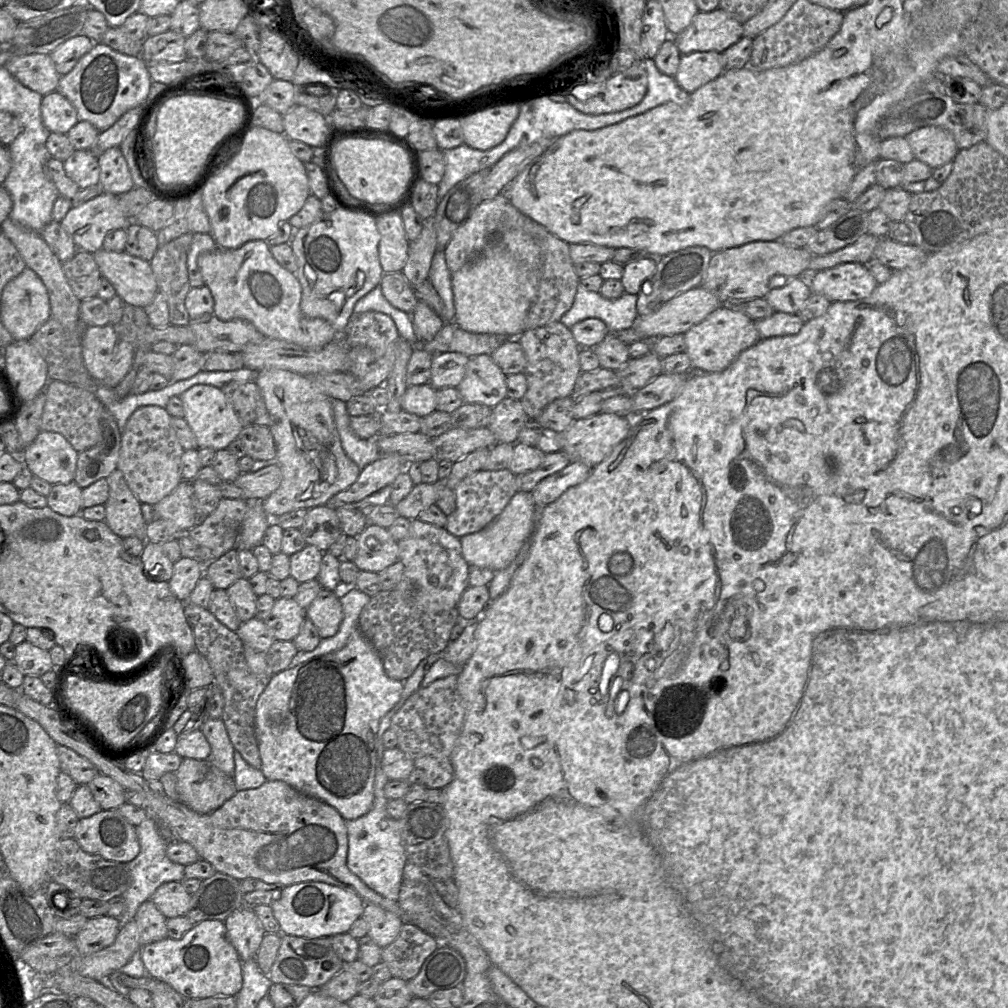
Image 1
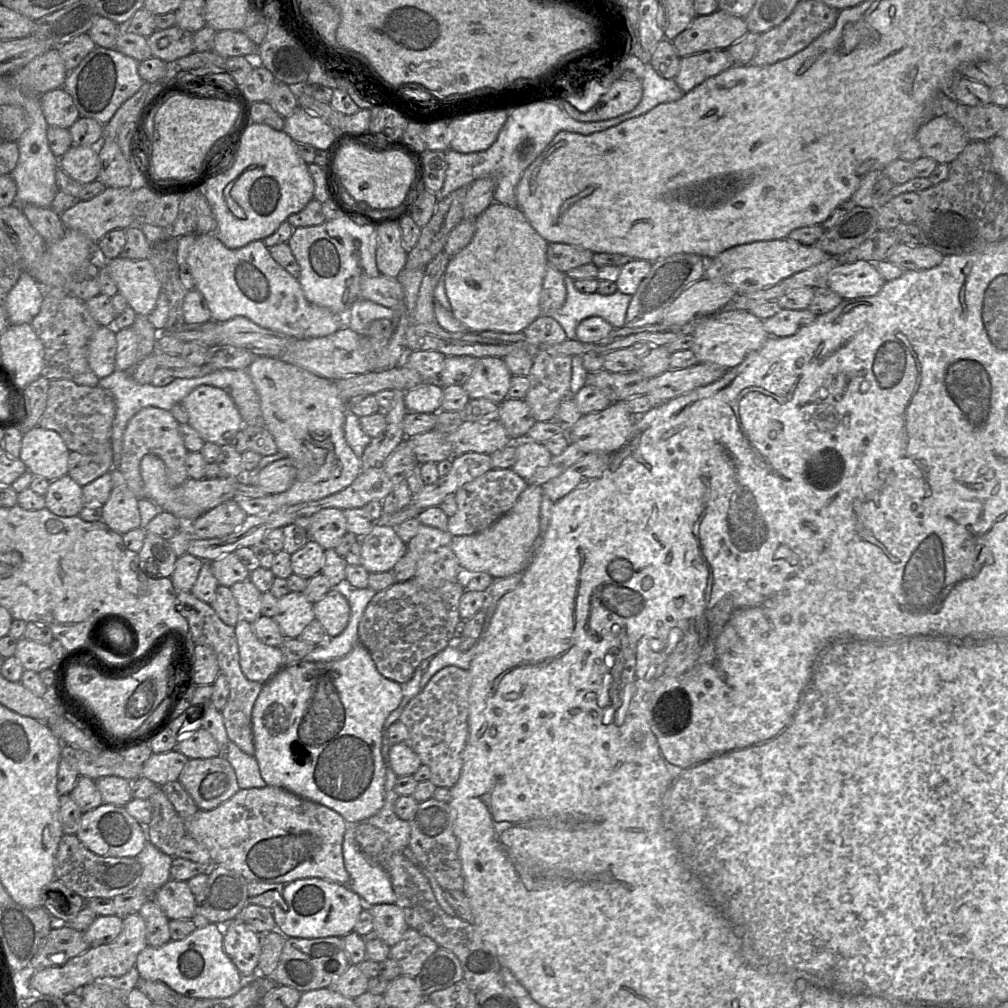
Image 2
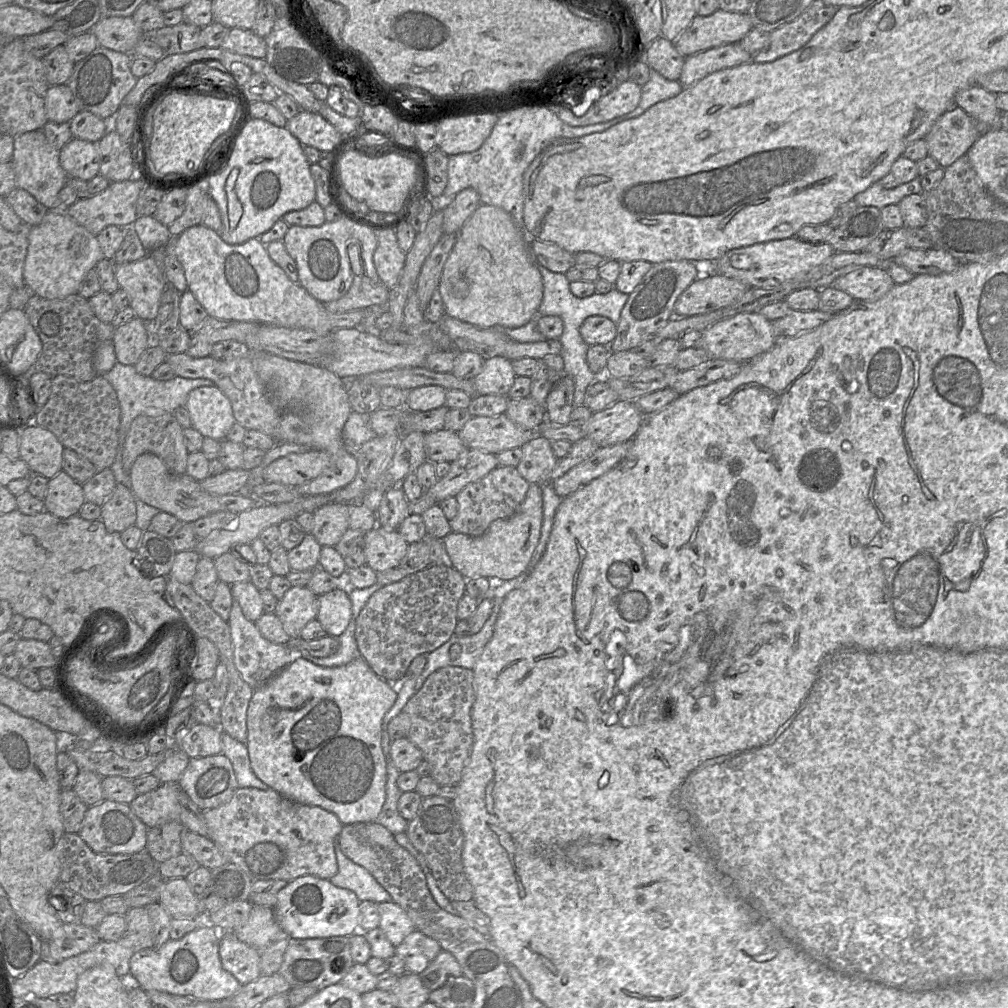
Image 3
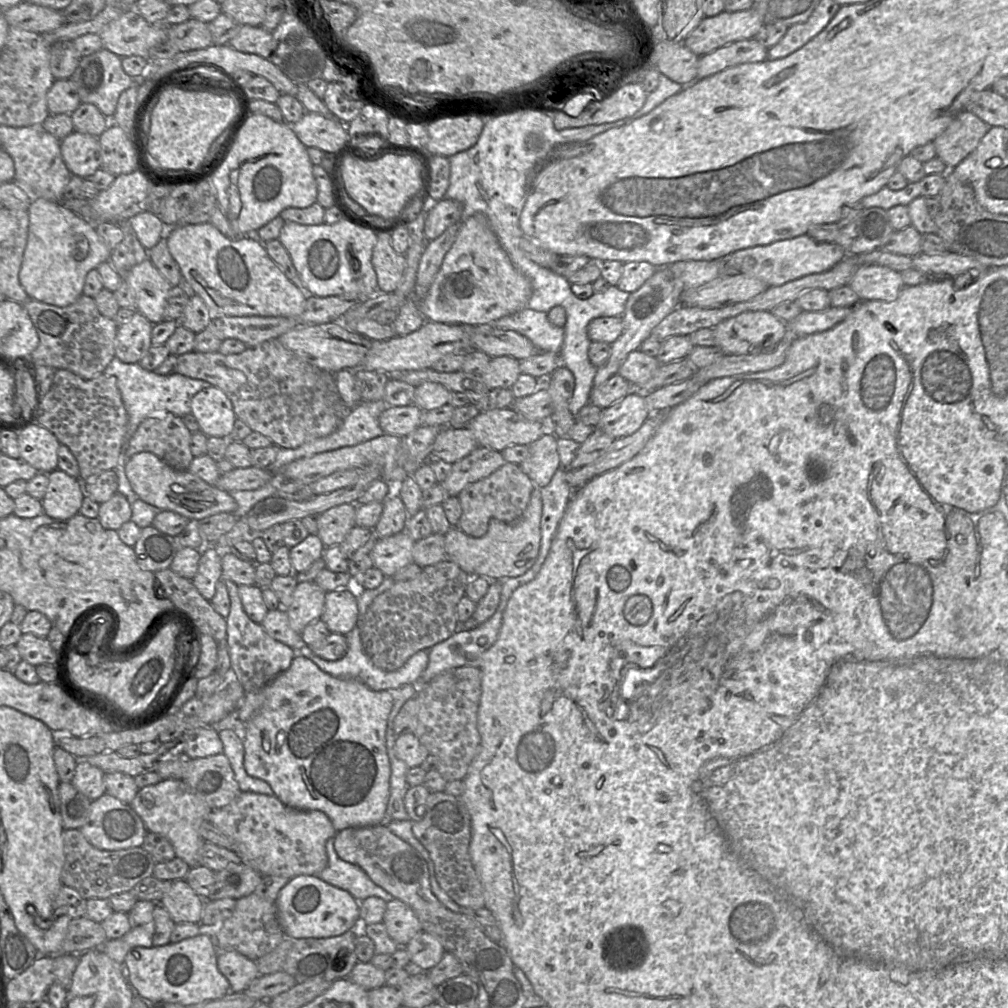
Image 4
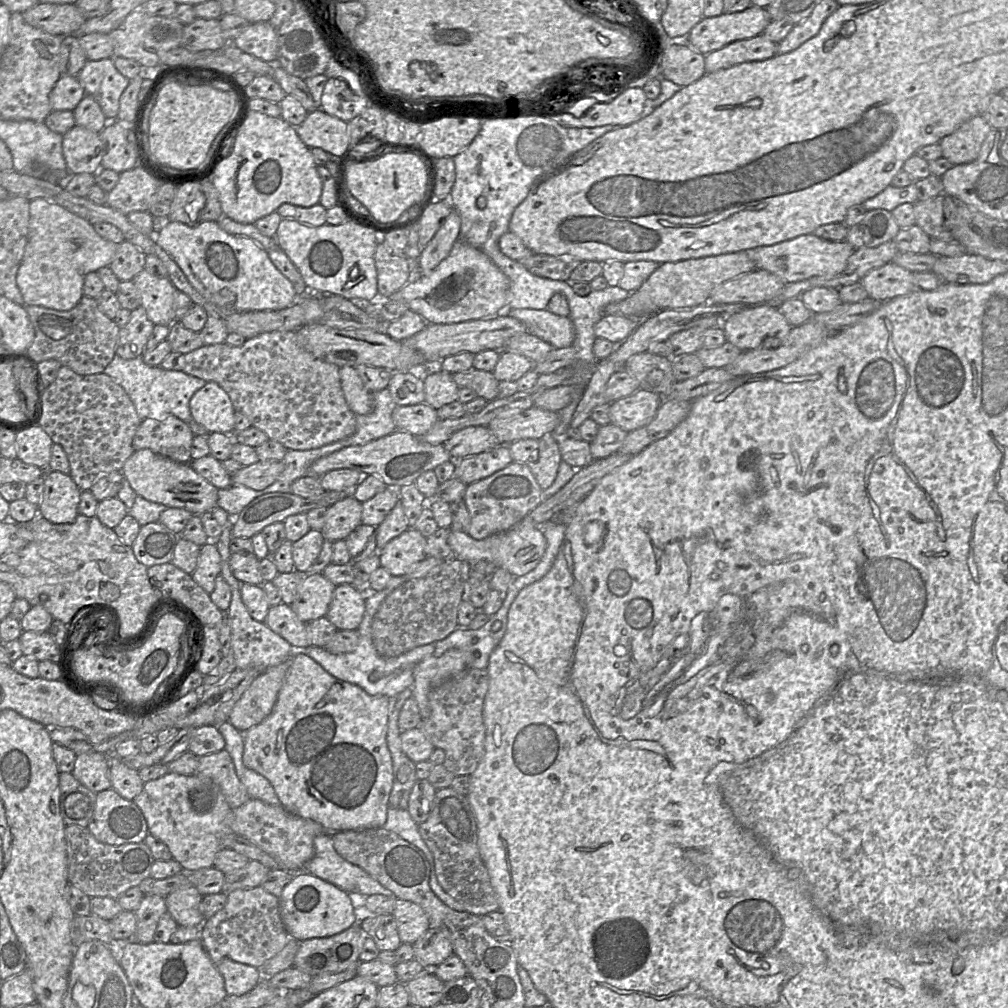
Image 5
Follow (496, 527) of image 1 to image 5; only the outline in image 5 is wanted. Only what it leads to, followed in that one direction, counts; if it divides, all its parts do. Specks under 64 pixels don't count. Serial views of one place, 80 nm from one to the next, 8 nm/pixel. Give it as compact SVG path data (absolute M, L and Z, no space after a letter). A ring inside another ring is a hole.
M529 514L514 527L482 540L476 540L465 532L451 530L448 543L452 550L452 557L469 562L471 569L478 561L486 560L494 563L496 568L507 570L514 577L532 571L541 561L547 546L540 525L534 523Z

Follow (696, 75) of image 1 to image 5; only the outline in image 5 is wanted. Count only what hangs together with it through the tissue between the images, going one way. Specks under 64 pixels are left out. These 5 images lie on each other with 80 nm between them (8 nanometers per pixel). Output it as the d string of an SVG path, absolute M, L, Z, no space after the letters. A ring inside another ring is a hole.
M763 34L732 42L705 55L705 71L712 73L744 62L771 58L777 54L777 44Z

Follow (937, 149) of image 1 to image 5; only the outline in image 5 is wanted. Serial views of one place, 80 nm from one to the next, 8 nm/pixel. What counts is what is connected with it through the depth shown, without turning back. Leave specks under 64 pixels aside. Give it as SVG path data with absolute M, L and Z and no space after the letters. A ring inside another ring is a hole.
M982 116L972 117L939 141L942 157L953 166L974 161L991 129L990 124Z

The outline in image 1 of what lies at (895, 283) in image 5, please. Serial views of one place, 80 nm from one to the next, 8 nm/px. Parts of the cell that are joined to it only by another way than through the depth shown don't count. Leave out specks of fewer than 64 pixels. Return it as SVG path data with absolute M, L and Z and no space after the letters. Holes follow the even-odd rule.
M856 262L841 263L798 277L806 277L812 293L825 296L831 303L864 299L878 285L868 266Z

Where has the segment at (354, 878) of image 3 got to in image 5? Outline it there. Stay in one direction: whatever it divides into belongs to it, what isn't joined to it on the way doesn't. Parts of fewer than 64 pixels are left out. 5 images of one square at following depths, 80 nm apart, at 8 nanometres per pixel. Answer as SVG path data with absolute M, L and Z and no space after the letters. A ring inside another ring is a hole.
M330 834L316 836L314 850L314 856L307 862L305 871L334 884L356 900L373 894L394 895L364 869L341 857L333 846Z

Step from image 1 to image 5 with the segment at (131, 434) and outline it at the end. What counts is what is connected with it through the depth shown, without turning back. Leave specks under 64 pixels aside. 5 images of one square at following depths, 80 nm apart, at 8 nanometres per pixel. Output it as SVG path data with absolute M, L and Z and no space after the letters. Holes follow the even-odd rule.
M168 416L161 420L146 418L141 421L135 433L133 447L135 451L148 448L175 462L189 464L192 461L191 447L193 438L194 434L189 425L175 416Z

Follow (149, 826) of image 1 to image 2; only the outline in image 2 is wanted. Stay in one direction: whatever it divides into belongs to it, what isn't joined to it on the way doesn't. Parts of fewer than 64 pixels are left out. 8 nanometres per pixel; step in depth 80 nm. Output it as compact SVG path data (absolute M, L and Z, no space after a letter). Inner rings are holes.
M149 840L135 857L142 865L143 872L136 887L143 889L149 898L171 879L170 869L173 858L155 847Z

